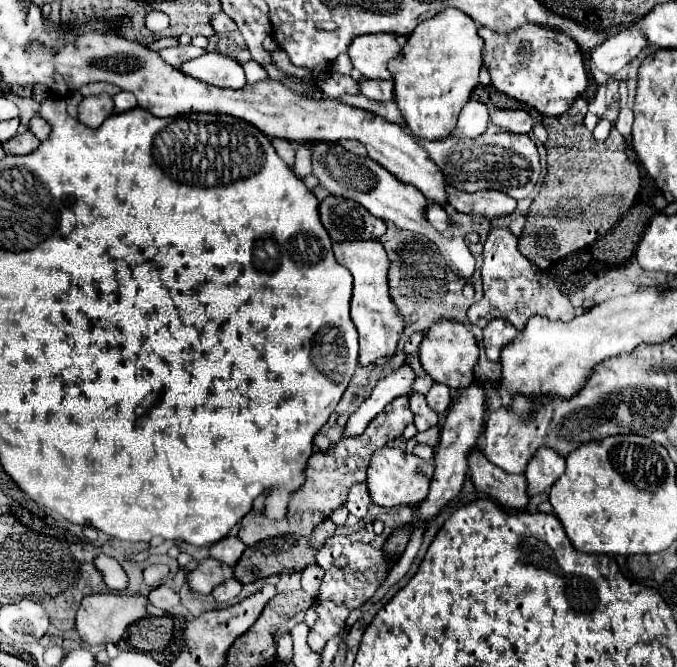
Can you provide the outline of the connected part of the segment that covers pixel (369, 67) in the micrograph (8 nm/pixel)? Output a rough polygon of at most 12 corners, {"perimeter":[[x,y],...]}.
{"perimeter":[[399,34],[353,38],[349,58],[365,78],[391,78],[387,64],[407,38]]}

